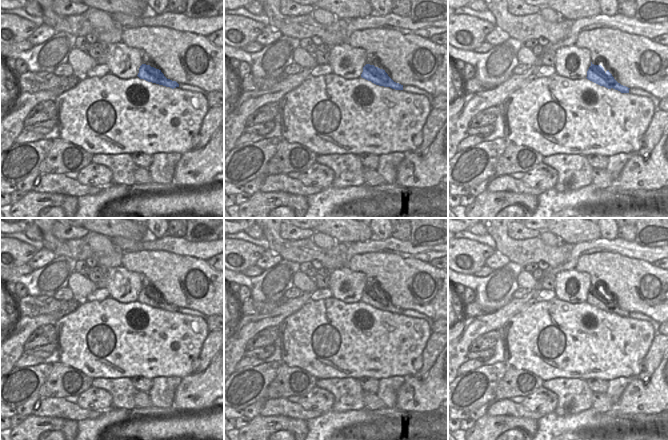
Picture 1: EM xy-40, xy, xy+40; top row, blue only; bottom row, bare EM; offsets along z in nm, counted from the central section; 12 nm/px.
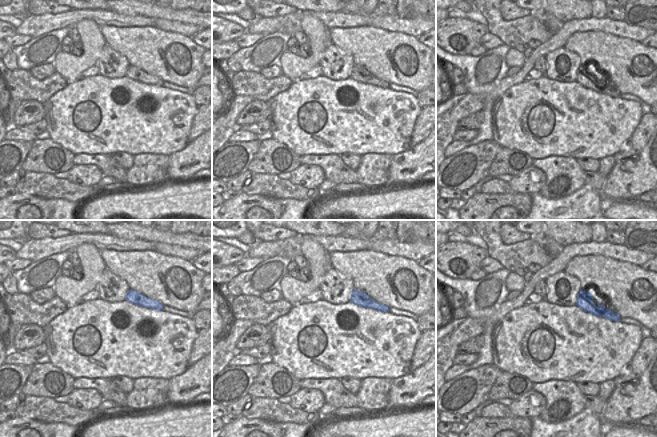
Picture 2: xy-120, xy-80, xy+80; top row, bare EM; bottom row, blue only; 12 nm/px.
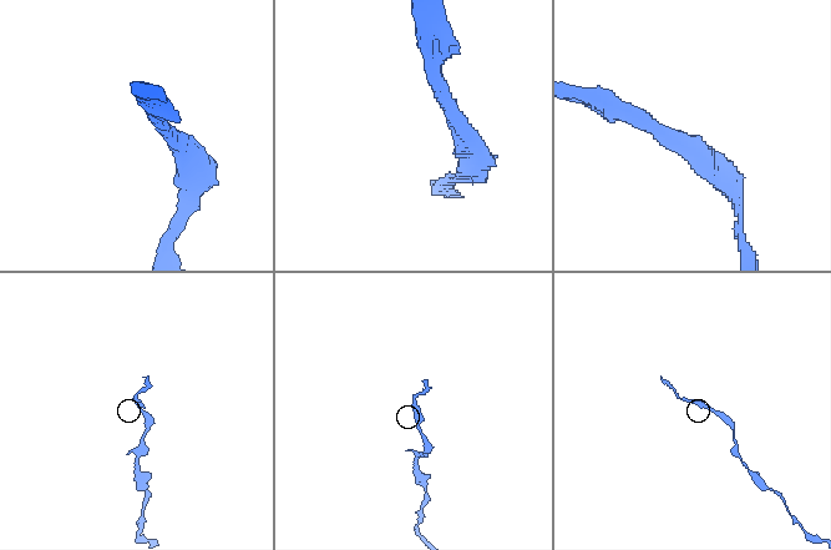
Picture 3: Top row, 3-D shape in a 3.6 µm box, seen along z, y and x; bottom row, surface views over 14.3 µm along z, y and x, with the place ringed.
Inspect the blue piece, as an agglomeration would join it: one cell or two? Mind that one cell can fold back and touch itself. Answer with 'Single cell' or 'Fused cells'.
Single cell.

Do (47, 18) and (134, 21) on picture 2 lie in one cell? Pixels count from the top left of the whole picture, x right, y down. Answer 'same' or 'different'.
same

